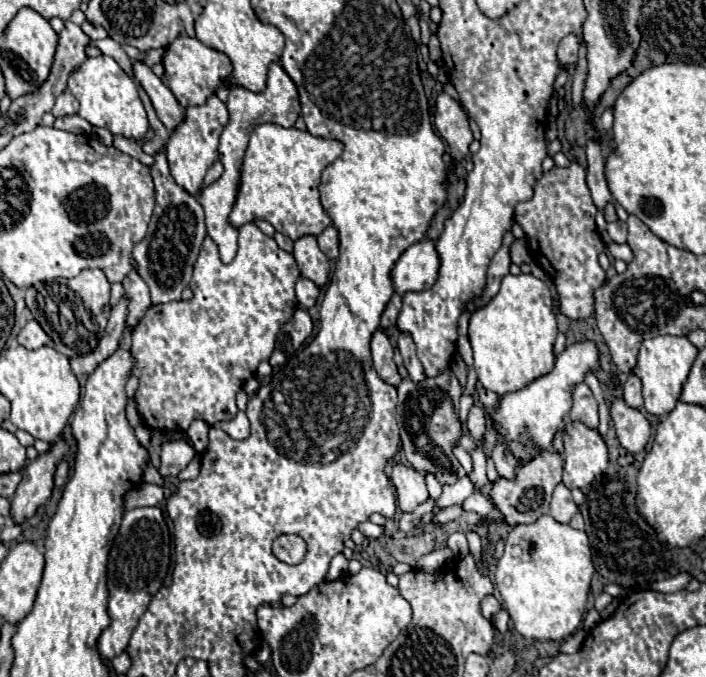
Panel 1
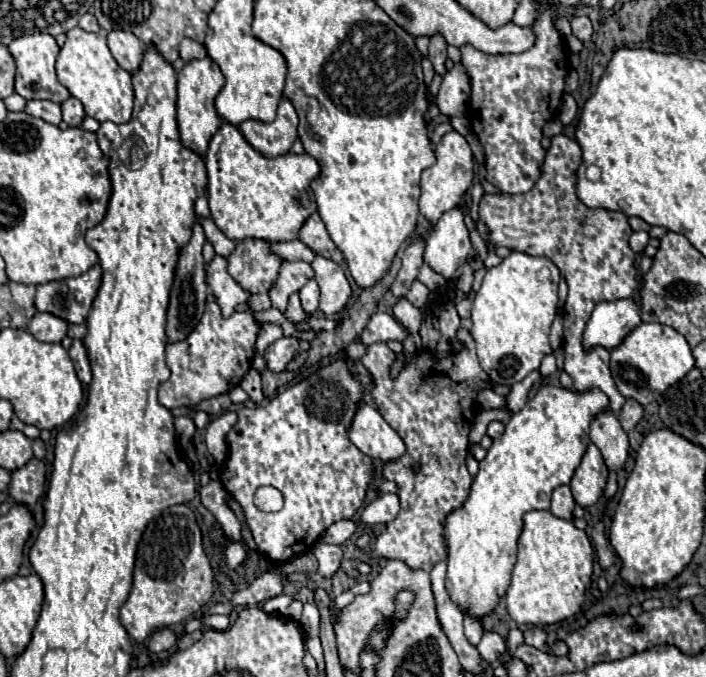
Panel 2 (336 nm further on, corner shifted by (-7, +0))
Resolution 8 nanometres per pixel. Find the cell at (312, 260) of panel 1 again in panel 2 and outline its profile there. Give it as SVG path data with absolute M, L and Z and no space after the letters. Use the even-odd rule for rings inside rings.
M315 256L315 260L311 262L311 268L315 272L315 282L321 288L319 310L327 316L341 314L351 296L351 286L345 278L343 268L323 256Z

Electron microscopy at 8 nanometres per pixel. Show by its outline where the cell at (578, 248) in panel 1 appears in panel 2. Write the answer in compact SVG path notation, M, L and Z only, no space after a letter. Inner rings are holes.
M551 138L551 148L543 164L539 182L525 194L485 194L479 202L479 216L491 228L491 240L495 246L507 246L529 256L549 258L565 276L569 296L563 310L563 334L565 334L565 372L573 378L573 390L585 392L599 388L609 398L609 410L619 412L625 398L619 394L609 370L609 352L595 348L585 354L581 334L585 324L599 302L621 300L633 296L639 286L635 252L629 248L631 228L623 212L605 208L587 208L577 196L577 168L581 166L581 146L567 138Z

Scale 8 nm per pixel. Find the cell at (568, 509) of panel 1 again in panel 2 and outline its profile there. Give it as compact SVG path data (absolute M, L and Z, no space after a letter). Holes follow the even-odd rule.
M559 486L553 490L553 500L551 500L551 512L557 518L565 518L571 520L573 518L573 508L575 508L575 500L571 494L569 486Z

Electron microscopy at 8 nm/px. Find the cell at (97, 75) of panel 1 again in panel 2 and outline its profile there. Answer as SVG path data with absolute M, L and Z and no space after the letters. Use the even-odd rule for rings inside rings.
M79 28L69 30L67 42L57 58L57 78L71 92L71 96L81 100L85 114L89 114L97 122L111 120L115 124L125 124L131 120L135 98L131 76L123 68L119 68L115 58L111 56L105 34L93 34Z

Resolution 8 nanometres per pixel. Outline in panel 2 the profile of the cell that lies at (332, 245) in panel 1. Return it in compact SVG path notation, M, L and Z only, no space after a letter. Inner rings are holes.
M315 212L311 214L311 218L303 224L303 230L299 232L299 240L309 246L315 254L319 256L325 256L337 264L343 262L343 254L341 250L335 246L335 242L331 240L327 228L325 228L325 222L321 220L321 216Z

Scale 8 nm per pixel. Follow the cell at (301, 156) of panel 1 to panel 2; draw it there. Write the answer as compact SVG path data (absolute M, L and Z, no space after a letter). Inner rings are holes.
M225 122L217 130L217 134L209 142L209 150L205 156L207 164L207 194L209 194L209 208L217 228L231 240L245 240L257 238L265 242L289 242L295 240L299 230L303 228L305 220L317 212L315 194L311 190L311 182L321 174L319 162L311 154L283 154L277 158L267 158L257 152L237 130L237 126Z

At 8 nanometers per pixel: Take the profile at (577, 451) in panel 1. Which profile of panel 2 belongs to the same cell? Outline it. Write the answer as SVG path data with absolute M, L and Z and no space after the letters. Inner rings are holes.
M589 444L587 452L583 454L583 460L581 460L579 468L575 470L571 484L569 484L575 502L583 508L593 506L605 490L607 474L609 474L609 470L605 466L605 460L603 460L599 448L595 444Z

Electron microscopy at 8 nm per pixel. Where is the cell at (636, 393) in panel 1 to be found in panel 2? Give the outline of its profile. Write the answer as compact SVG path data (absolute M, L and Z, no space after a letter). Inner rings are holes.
M627 400L625 406L621 408L621 412L617 414L617 418L619 418L625 432L633 430L635 424L641 420L641 416L643 416L643 406L639 402L635 402L635 400Z

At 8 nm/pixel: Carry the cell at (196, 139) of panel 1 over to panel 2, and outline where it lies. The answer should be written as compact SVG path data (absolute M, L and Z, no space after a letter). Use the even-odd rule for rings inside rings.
M203 58L203 60L193 60L189 62L181 72L179 72L179 80L177 80L177 124L179 124L179 134L181 134L181 144L189 150L193 150L195 154L199 154L201 158L205 158L207 154L207 146L211 136L219 130L221 126L221 116L215 110L215 98L219 94L219 90L223 88L225 78L221 74L221 70L215 66L215 62L211 62L211 58Z

